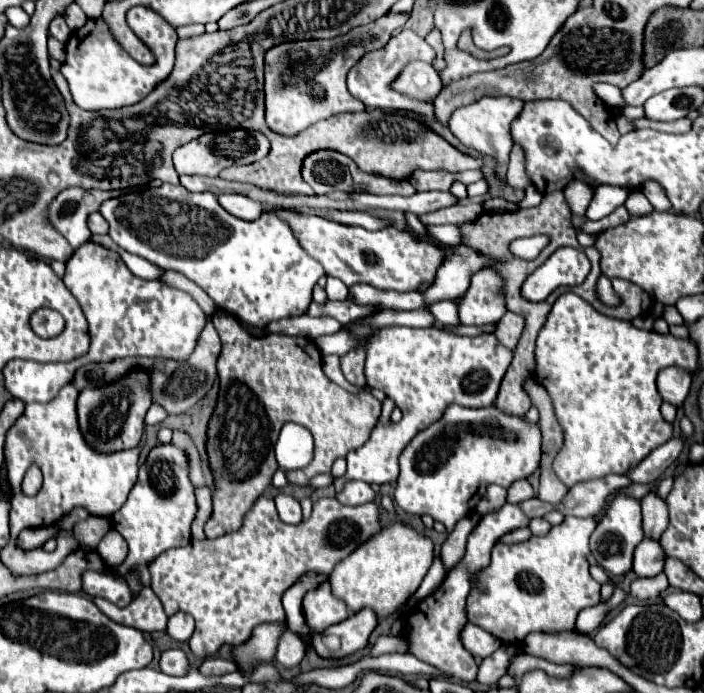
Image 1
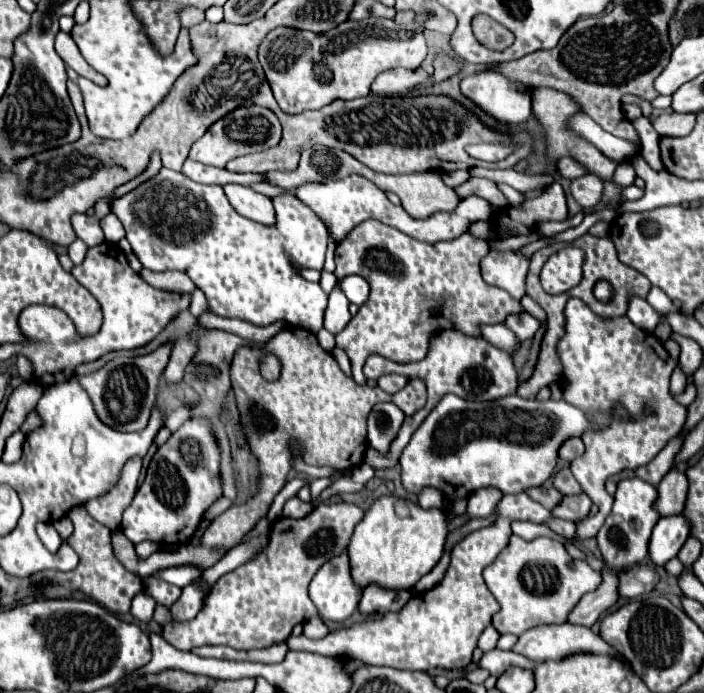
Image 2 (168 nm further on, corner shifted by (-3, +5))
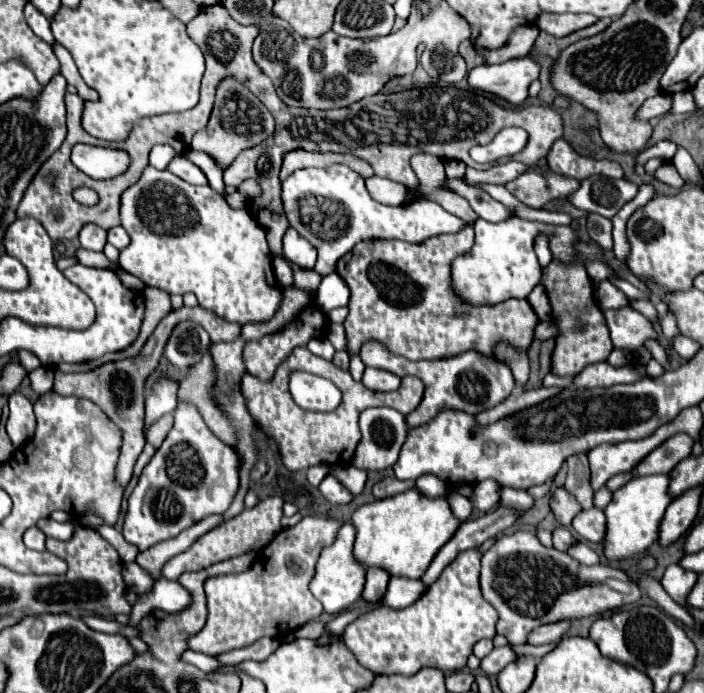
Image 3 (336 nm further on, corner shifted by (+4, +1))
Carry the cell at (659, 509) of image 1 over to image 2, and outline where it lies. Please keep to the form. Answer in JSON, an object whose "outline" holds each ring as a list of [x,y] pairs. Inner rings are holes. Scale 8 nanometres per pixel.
{"outline":[[[670,470],[658,484],[658,498],[654,502],[656,512],[662,518],[680,514],[686,502],[686,492],[688,492],[686,476],[678,470]]]}

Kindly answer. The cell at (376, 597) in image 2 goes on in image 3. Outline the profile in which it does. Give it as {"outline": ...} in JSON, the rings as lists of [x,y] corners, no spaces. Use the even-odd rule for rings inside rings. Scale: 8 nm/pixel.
{"outline":[[[369,568],[367,570],[367,582],[365,582],[365,590],[363,590],[363,598],[367,602],[379,602],[383,598],[383,594],[387,592],[387,584],[389,584],[389,572],[383,568]]]}

